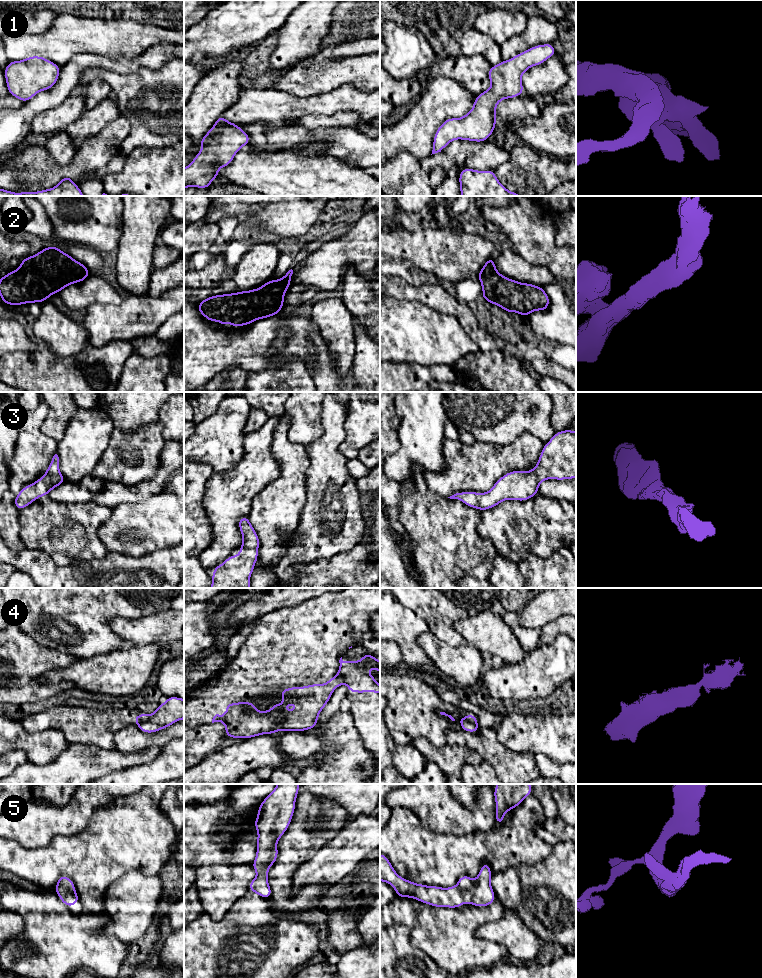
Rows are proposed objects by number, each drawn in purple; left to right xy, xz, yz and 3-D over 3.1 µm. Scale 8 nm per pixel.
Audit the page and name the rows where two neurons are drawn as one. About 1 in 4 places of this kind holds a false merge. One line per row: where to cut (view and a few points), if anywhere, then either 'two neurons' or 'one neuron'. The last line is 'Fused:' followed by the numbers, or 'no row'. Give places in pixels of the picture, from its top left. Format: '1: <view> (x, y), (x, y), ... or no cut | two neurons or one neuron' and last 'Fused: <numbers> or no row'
1: no cut | one neuron
2: no cut | one neuron
3: no cut | one neuron
4: yz (466, 717), (477, 725) | two neurons
5: no cut | one neuron
Fused: 4

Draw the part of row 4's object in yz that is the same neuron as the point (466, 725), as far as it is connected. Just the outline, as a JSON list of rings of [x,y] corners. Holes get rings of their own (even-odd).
[[[460,717],[459,723],[461,725],[462,731],[468,731],[468,732],[478,732],[479,726],[477,724],[473,724],[471,721],[468,720],[467,717]]]

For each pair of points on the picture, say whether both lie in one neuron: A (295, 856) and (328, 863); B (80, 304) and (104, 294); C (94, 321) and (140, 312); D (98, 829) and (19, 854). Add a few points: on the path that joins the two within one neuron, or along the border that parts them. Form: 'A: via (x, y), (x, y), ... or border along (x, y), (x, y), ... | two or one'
A: border along (326, 843), (304, 861), (292, 875) | two
B: via (86, 298), (90, 294), (98, 294) | one
C: via (105, 321), (126, 321), (129, 319) | one
D: via (78, 848), (71, 855), (39, 856) | one

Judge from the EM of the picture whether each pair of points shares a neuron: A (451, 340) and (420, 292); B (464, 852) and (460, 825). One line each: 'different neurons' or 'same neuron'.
A: different neurons
B: different neurons

